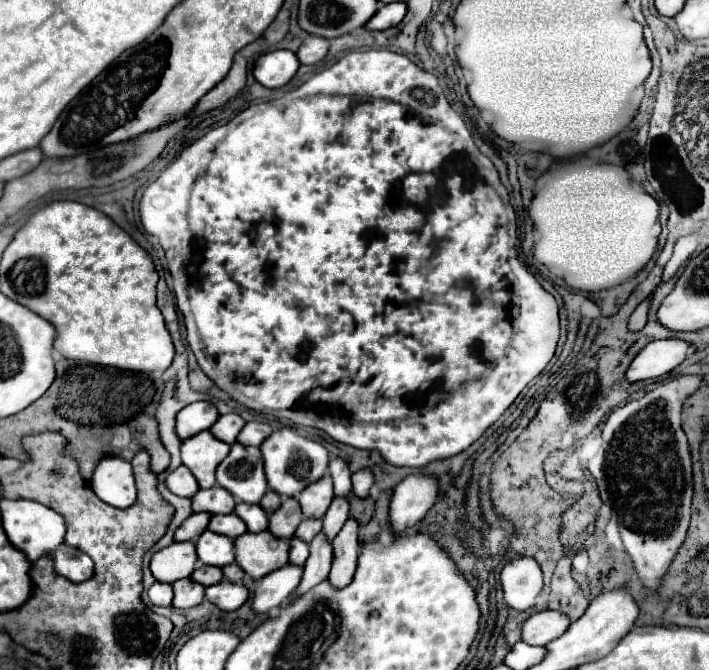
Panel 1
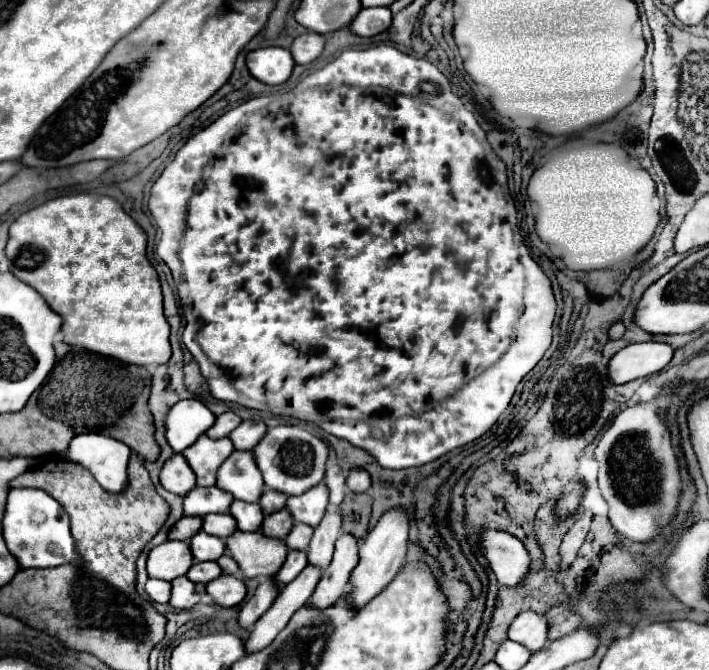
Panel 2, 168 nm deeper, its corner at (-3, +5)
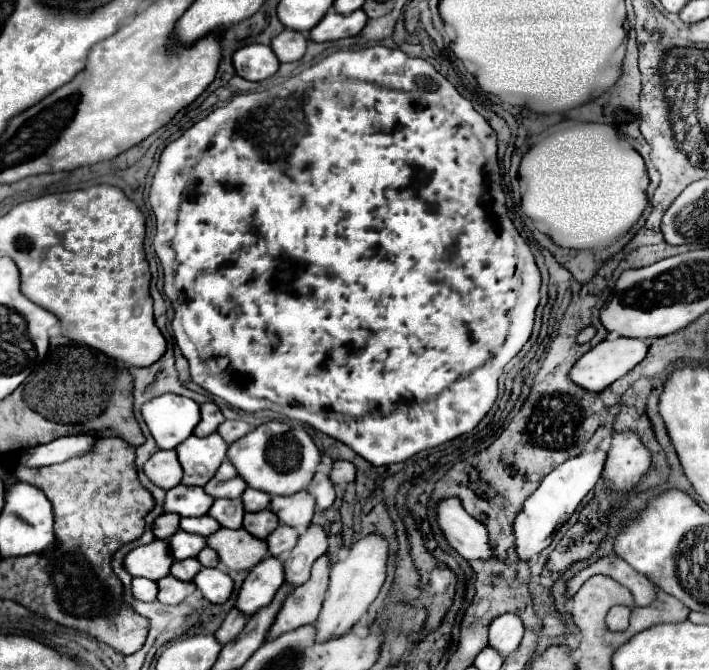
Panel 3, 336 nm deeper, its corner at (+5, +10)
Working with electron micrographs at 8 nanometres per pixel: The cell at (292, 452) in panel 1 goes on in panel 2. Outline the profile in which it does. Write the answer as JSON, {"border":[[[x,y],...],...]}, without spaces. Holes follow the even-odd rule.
{"border":[[[275,426],[267,430],[261,442],[253,448],[253,458],[263,474],[265,486],[271,490],[279,490],[287,496],[299,496],[309,488],[317,486],[323,480],[327,456],[329,450],[325,442],[299,426]]]}

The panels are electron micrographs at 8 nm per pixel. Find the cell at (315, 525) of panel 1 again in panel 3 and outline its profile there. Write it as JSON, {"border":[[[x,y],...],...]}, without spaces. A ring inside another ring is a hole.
{"border":[[[279,525],[269,537],[267,537],[267,545],[269,545],[269,553],[275,557],[285,557],[291,553],[291,549],[297,545],[299,533],[297,529],[291,529],[287,525]]]}

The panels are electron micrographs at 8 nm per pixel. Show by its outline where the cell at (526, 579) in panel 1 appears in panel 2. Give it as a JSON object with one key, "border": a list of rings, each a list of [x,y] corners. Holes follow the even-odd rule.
{"border":[[[481,528],[477,542],[501,586],[515,586],[525,578],[529,570],[529,554],[523,542],[507,532],[491,528]]]}

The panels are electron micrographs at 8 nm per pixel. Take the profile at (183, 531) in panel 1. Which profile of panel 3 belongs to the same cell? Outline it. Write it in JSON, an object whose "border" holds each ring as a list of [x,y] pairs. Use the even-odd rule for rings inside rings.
{"border":[[[163,513],[161,517],[155,519],[153,533],[157,539],[171,539],[179,531],[179,521],[181,517],[175,513]]]}

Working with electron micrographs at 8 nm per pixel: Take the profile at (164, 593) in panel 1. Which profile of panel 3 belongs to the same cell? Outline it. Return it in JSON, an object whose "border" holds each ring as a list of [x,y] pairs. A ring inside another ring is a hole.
{"border":[[[133,579],[133,595],[139,601],[155,601],[157,599],[157,583],[151,579]]]}

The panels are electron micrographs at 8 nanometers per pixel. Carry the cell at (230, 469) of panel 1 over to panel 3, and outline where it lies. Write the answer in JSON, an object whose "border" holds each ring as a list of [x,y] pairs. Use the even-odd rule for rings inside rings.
{"border":[[[225,459],[219,467],[219,471],[211,477],[211,481],[203,487],[211,497],[219,499],[219,497],[227,497],[227,499],[239,499],[243,495],[243,491],[247,489],[247,483],[239,477],[239,473],[235,471],[233,463],[229,459]]]}

